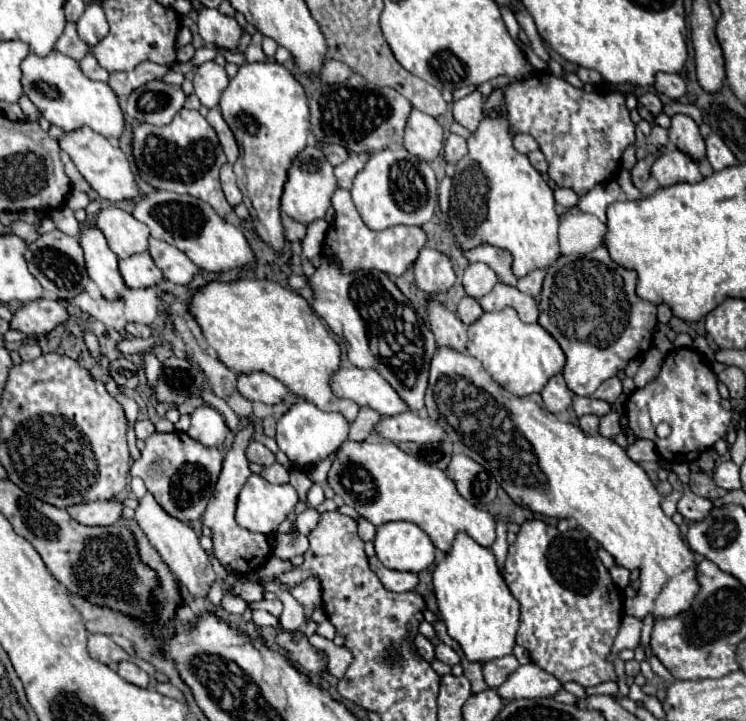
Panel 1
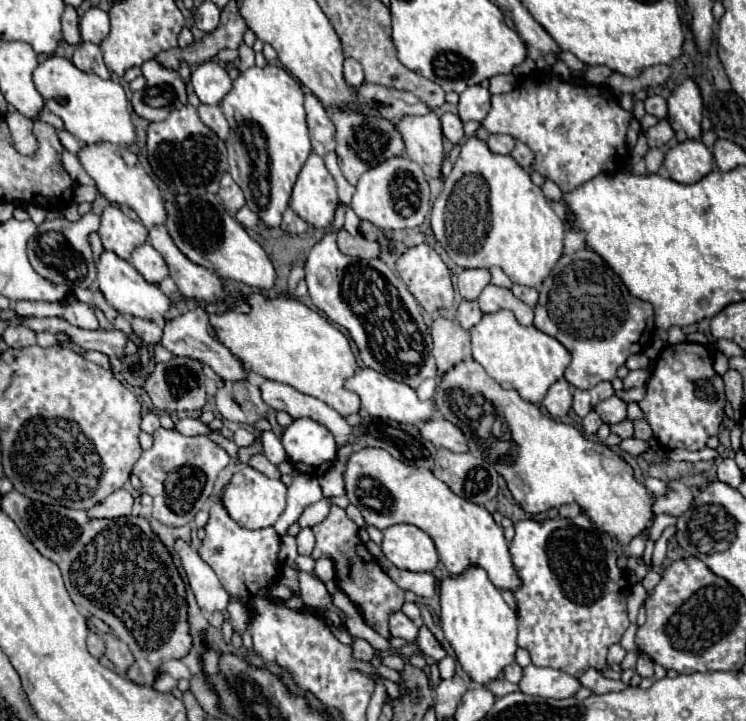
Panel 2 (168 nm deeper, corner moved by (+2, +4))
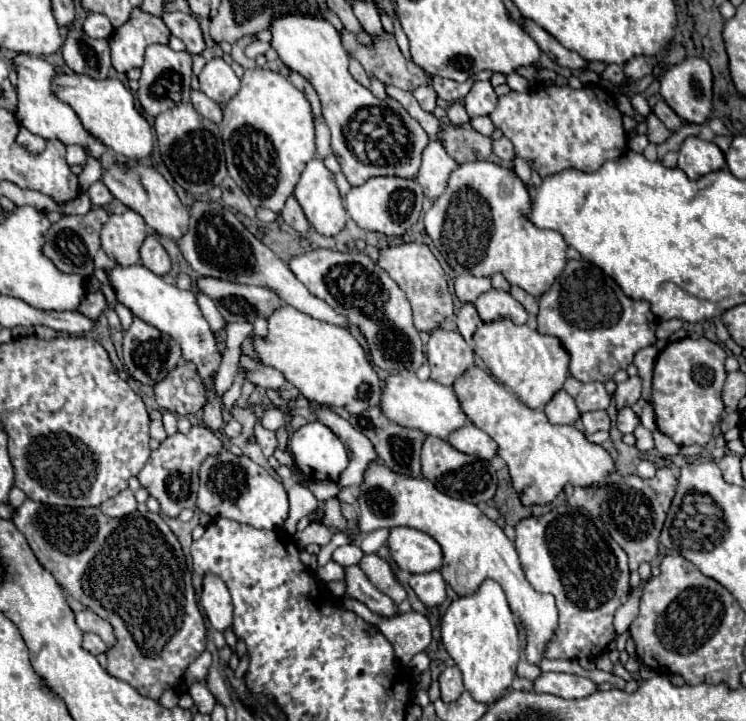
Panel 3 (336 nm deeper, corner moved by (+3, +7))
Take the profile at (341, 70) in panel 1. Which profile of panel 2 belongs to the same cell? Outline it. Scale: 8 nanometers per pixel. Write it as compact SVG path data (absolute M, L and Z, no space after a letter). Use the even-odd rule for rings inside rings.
M346 59L344 61L344 77L352 87L360 87L364 83L364 71L362 65L354 59Z

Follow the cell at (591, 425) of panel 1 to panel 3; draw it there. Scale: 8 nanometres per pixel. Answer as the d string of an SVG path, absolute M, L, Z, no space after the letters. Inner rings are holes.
M595 410L595 412L581 414L581 420L583 420L583 426L585 426L587 434L593 434L597 430L609 430L609 416L607 416L605 410Z

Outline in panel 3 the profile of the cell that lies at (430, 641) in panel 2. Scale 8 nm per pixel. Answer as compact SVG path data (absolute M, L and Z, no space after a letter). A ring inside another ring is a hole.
M343 598L343 608L349 612L355 612L359 618L363 618L369 624L375 624L381 634L391 642L395 650L395 662L401 666L407 666L407 662L417 654L429 648L431 644L431 626L427 616L419 612L409 612L409 614L397 614L393 618L381 620L381 616L369 612L365 604Z

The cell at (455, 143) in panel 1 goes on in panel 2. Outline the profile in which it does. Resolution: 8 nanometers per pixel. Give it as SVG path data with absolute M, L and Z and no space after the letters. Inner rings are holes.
M444 113L440 117L442 121L442 131L444 131L444 137L450 141L450 143L458 143L462 137L464 137L464 129L462 129L462 119L456 115L456 113Z

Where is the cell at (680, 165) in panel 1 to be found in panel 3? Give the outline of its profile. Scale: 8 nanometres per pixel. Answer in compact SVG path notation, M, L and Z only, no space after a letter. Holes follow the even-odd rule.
M691 136L679 148L677 166L687 174L689 180L697 180L713 170L725 168L725 156L713 142Z

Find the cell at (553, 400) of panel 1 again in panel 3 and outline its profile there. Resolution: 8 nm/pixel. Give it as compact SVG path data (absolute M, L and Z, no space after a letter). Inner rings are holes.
M559 390L551 400L549 404L545 406L545 414L547 418L553 422L553 424L573 424L581 414L577 412L577 406L575 406L575 400L565 392L565 390Z

